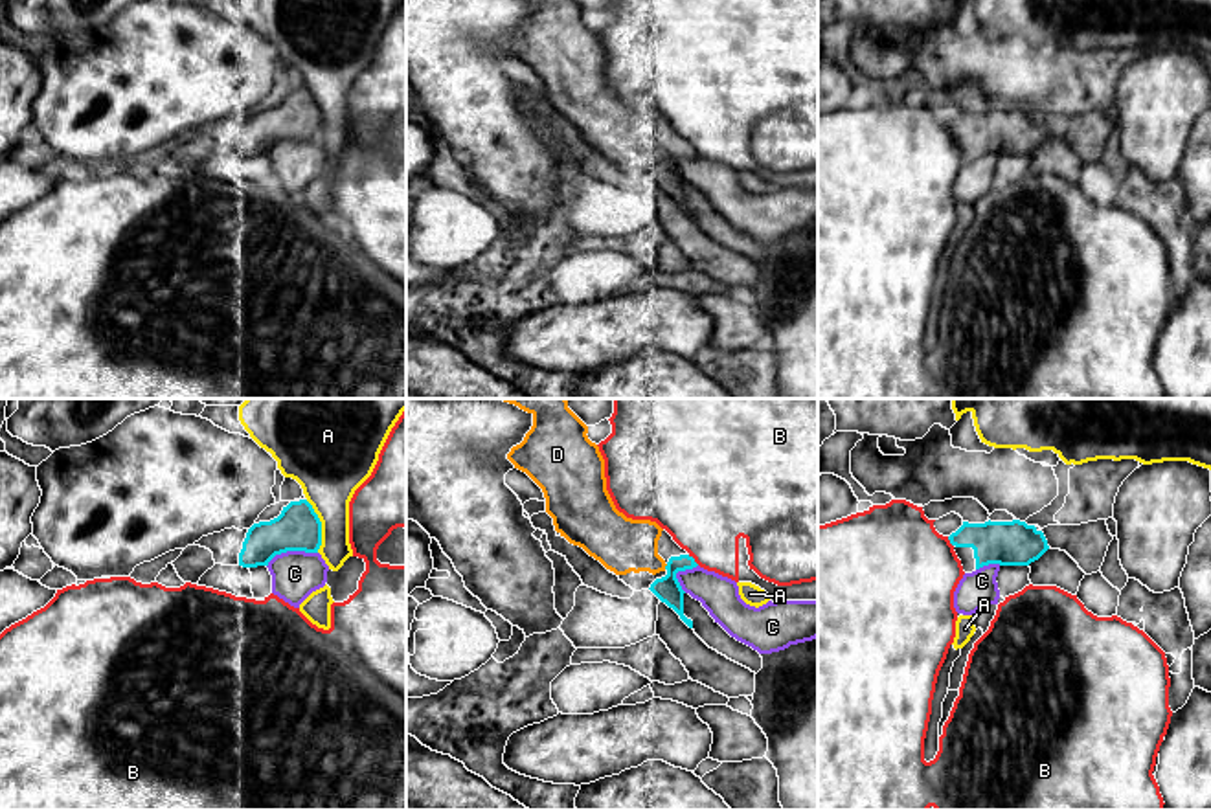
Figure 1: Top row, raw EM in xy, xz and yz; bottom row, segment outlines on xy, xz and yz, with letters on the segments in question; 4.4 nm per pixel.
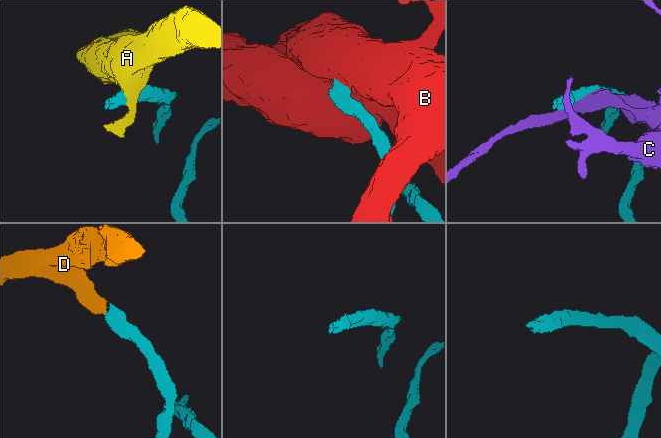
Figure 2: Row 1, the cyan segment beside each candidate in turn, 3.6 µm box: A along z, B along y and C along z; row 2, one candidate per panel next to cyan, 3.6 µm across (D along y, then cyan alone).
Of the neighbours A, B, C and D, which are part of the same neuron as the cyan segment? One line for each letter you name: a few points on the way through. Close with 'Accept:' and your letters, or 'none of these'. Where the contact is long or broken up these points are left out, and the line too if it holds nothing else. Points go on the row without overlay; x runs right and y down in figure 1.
Accept: D

